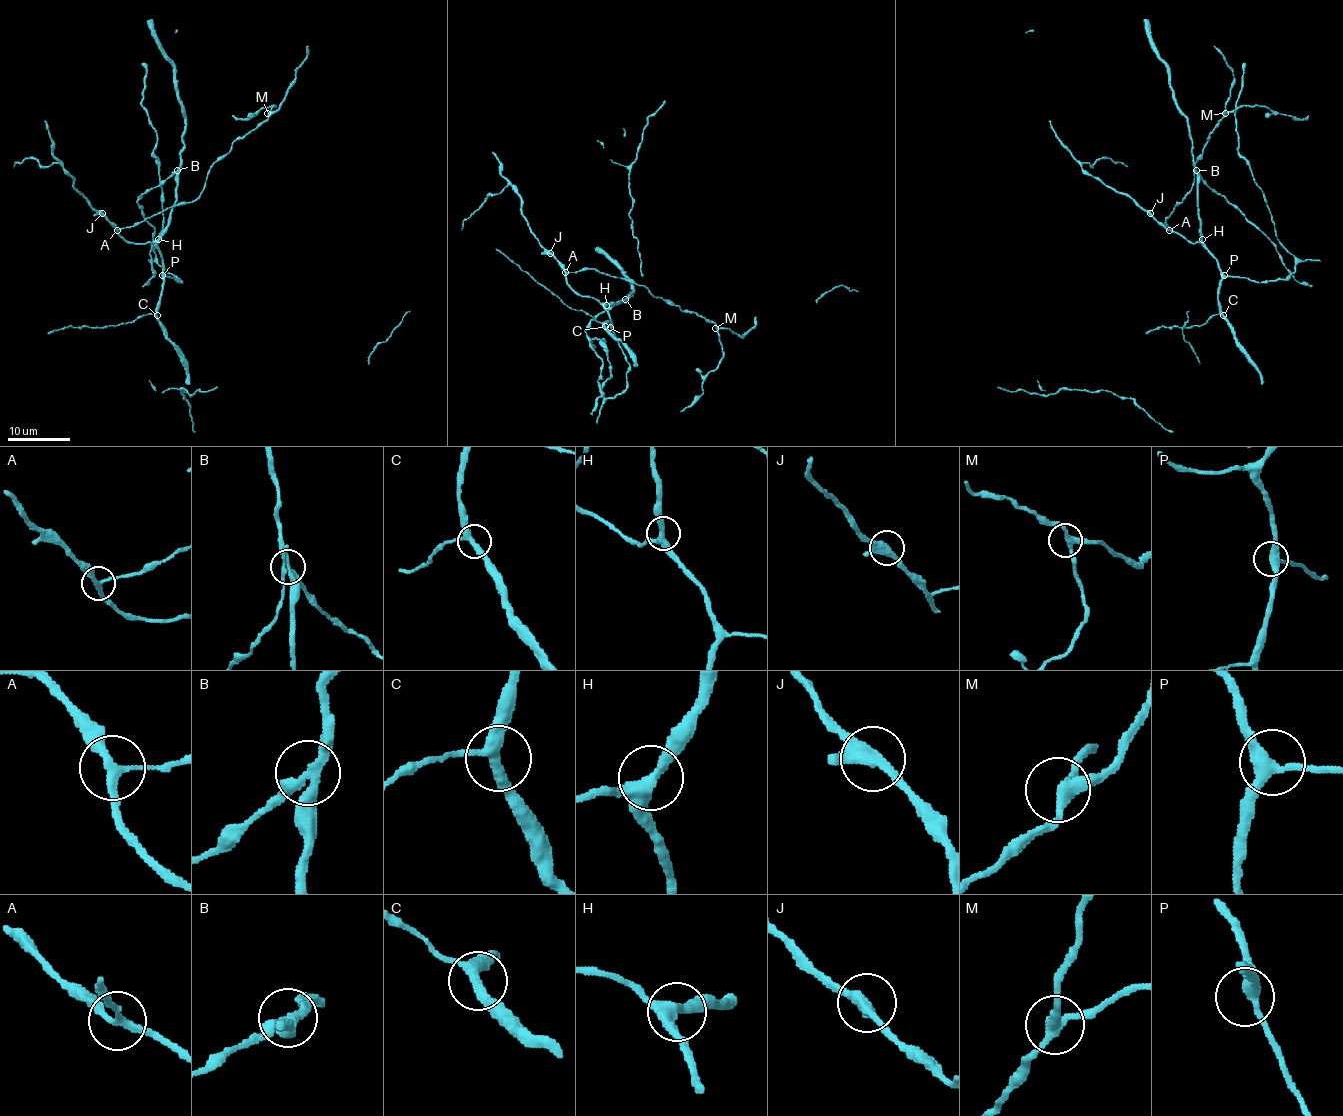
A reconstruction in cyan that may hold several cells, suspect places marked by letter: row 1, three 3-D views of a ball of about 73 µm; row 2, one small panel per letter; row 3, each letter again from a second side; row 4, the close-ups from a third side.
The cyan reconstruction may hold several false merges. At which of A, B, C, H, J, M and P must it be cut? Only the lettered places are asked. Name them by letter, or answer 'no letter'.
B

